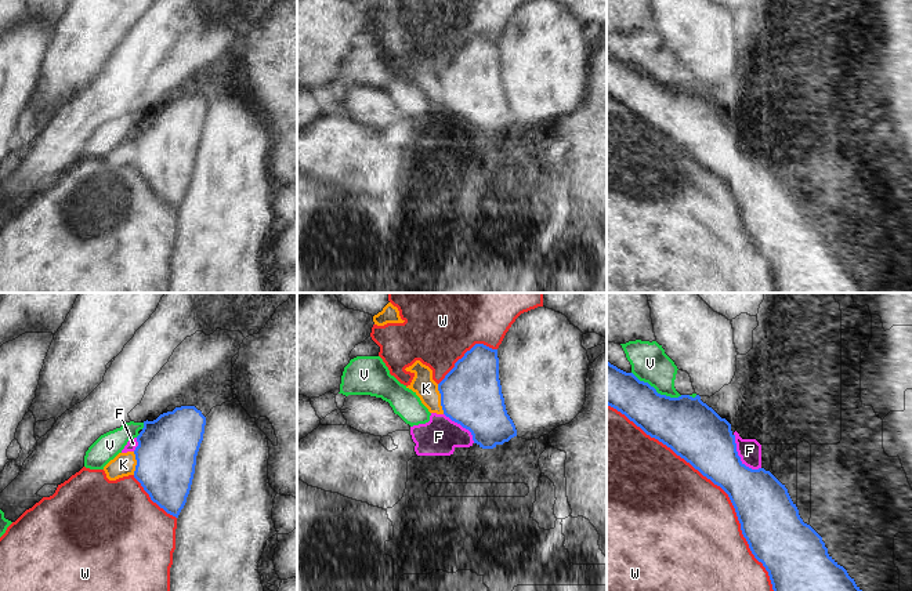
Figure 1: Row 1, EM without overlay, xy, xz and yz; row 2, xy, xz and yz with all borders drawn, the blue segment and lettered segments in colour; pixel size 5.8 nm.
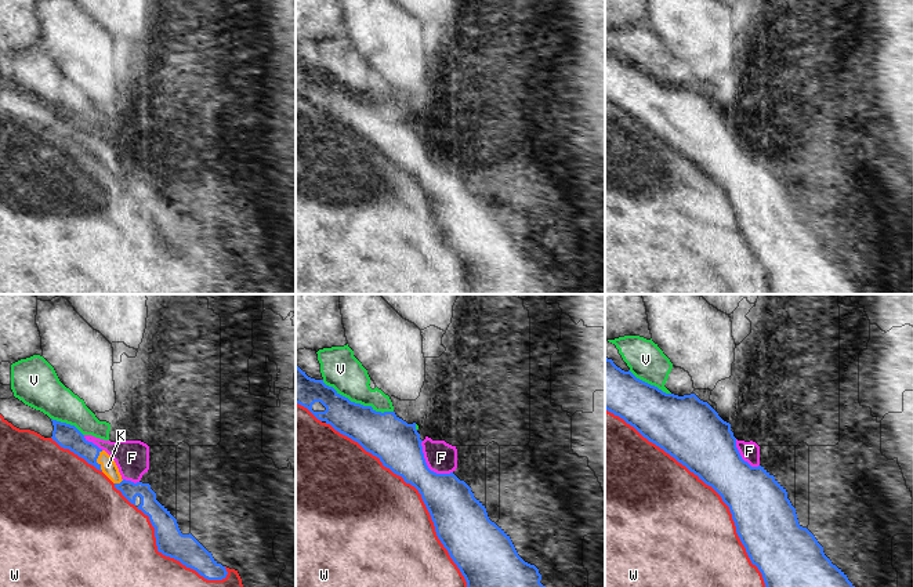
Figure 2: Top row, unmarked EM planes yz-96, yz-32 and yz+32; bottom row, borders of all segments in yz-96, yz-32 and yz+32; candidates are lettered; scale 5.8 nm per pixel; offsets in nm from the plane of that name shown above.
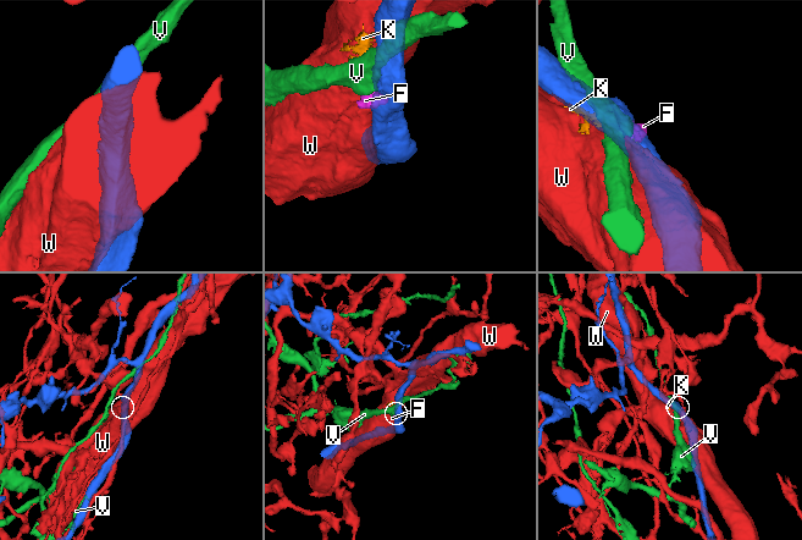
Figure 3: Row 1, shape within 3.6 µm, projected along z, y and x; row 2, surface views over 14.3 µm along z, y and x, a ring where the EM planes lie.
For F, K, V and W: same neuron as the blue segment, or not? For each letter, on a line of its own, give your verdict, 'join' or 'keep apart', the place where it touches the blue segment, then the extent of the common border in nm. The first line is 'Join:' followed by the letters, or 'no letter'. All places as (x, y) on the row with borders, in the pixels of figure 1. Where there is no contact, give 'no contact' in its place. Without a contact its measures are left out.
Join: F
F: join | yz (739, 457) | 260 nm
K: keep apart | xz (441, 399) | 180 nm
V: keep apart | yz (655, 391) | 320 nm
W: keep apart | yz (715, 483) | 1450 nm

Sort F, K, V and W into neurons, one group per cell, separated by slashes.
F / K W / V

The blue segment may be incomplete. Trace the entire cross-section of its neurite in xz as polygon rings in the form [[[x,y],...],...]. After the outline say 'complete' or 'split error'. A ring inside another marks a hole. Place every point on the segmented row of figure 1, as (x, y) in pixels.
[[[475,344],[438,384],[438,391],[444,413],[431,413],[428,423],[410,427],[417,456],[450,456],[456,447],[470,447],[474,443],[493,449],[517,436],[502,394],[497,349]]]; split error

